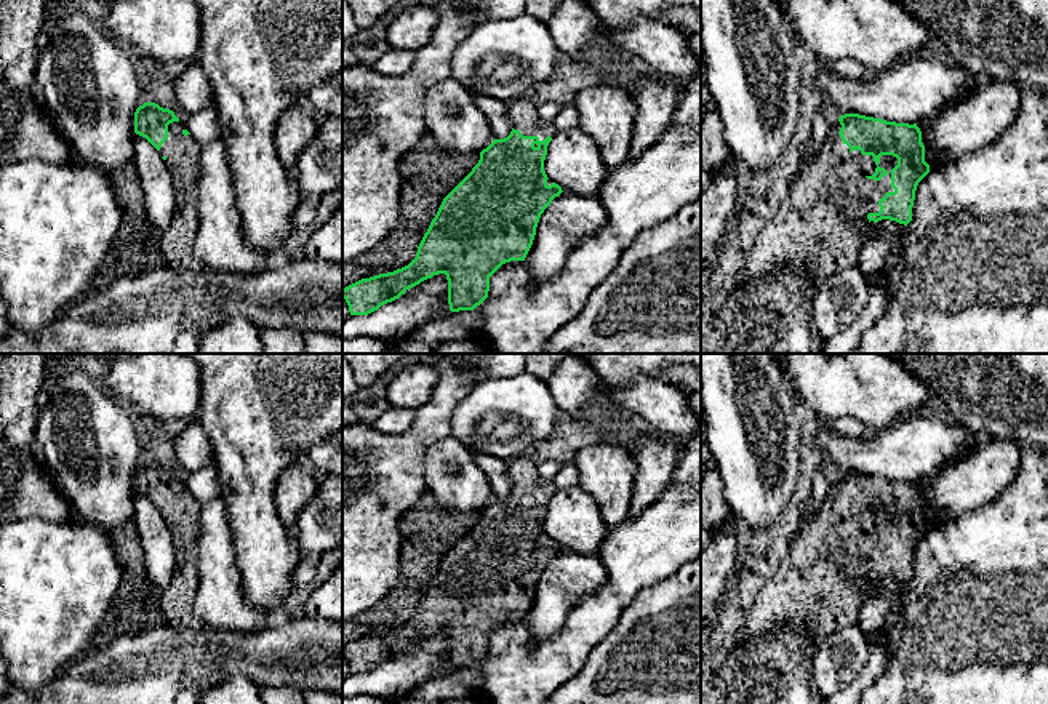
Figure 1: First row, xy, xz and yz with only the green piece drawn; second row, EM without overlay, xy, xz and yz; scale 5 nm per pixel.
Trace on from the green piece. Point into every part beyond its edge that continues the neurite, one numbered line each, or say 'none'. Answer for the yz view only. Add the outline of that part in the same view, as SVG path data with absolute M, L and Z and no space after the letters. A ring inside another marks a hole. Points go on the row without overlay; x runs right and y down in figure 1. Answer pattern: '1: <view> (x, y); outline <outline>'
1: yz (820, 584); outline M838 478L830 480L819 510L813 517L802 514L800 530L789 554L755 597L738 642L752 642L781 626L802 626L818 646L832 630L858 622L862 594L869 584L867 573L878 571L878 558L886 550L894 550L891 528L898 523L898 517L882 514L875 522L872 514L862 514L858 507L851 510L838 493L840 486Z

